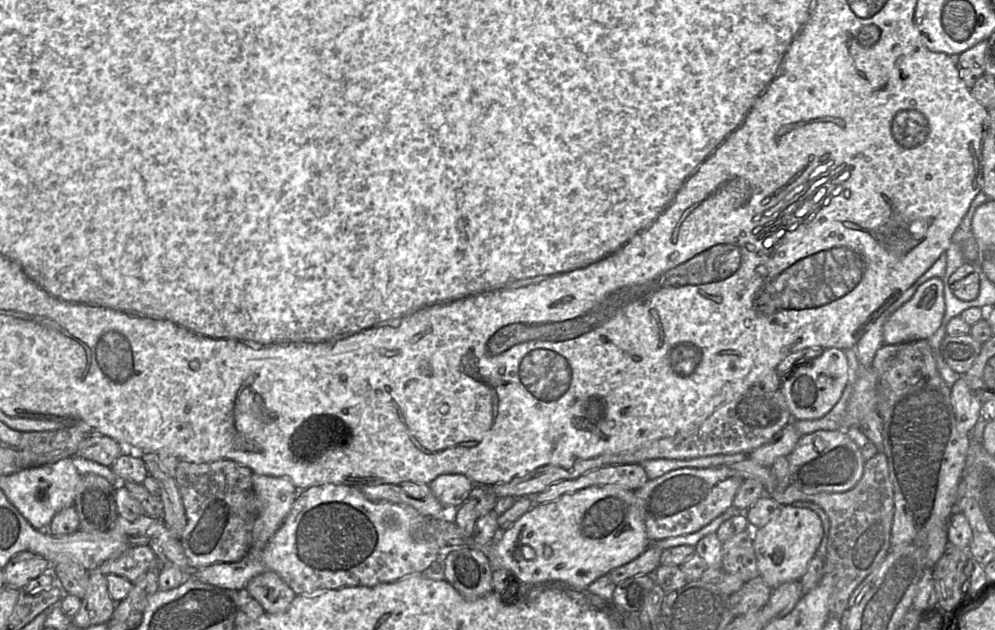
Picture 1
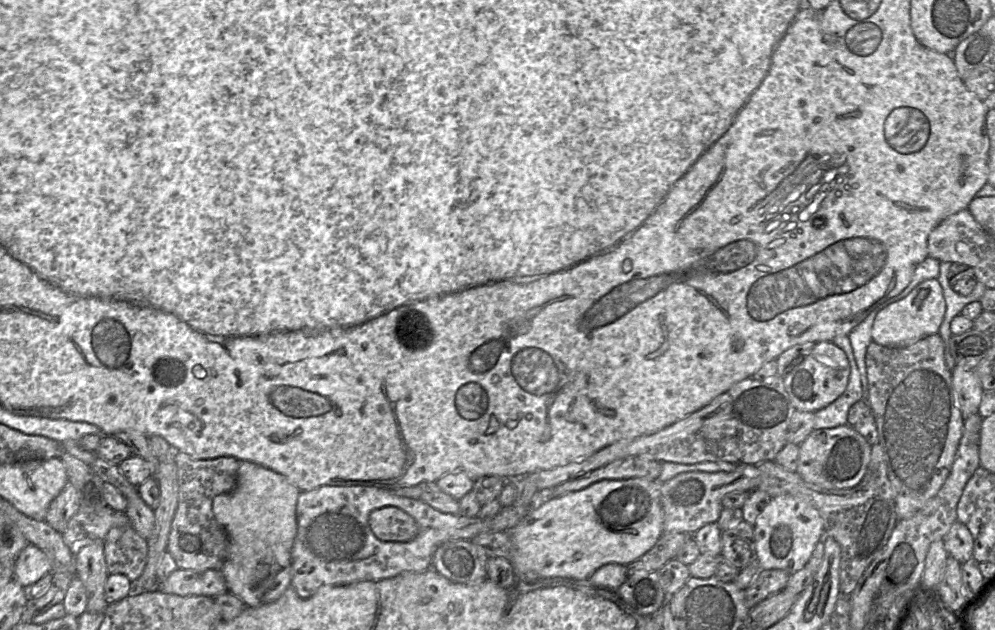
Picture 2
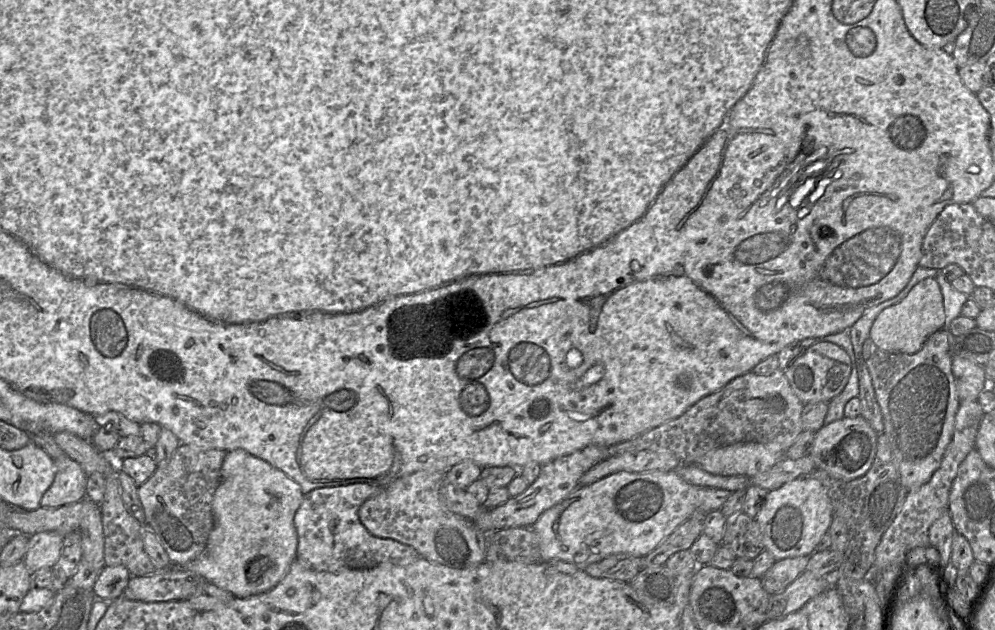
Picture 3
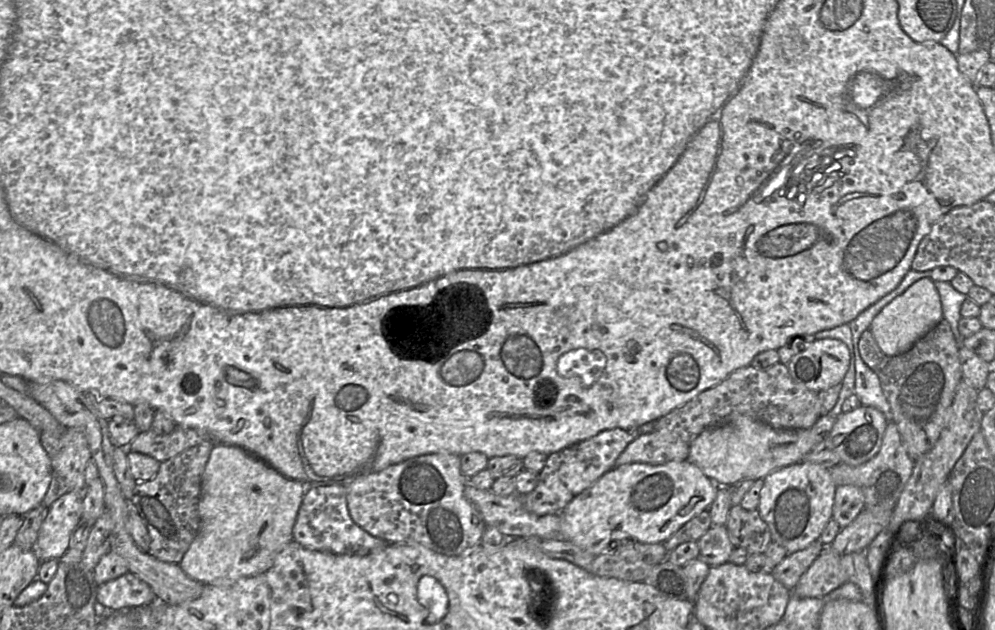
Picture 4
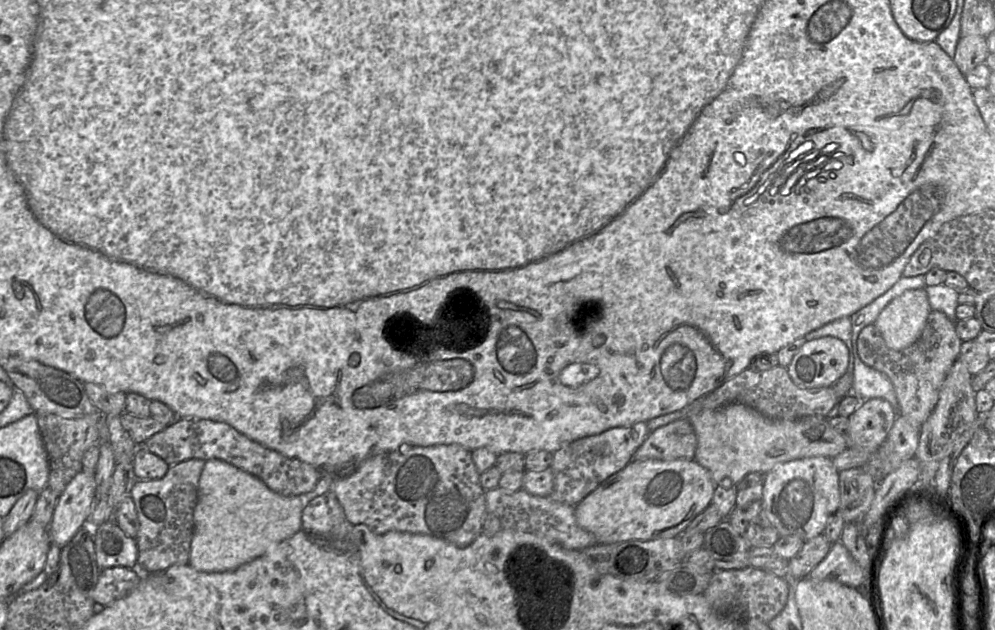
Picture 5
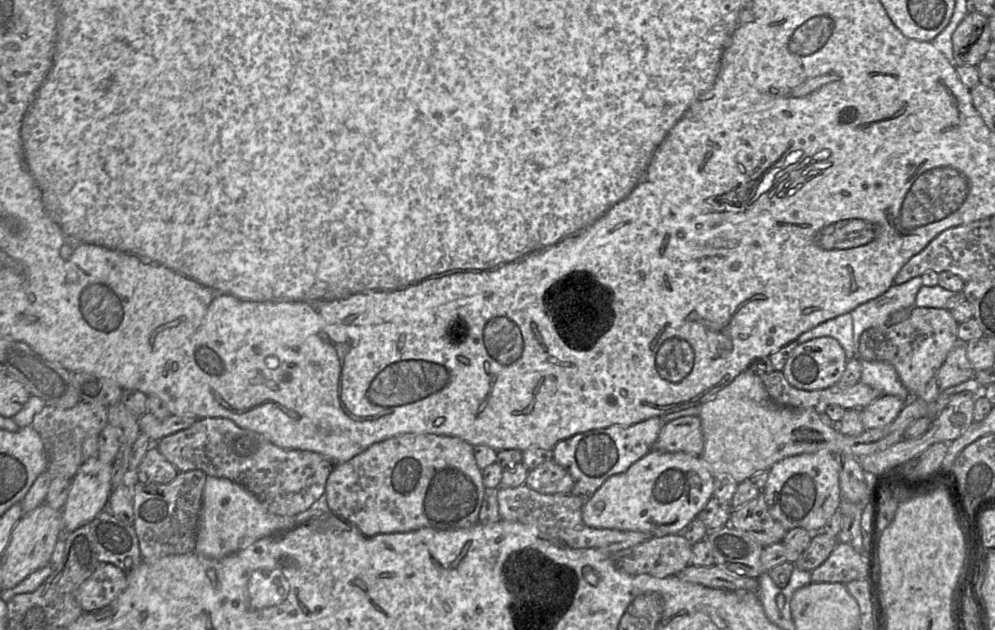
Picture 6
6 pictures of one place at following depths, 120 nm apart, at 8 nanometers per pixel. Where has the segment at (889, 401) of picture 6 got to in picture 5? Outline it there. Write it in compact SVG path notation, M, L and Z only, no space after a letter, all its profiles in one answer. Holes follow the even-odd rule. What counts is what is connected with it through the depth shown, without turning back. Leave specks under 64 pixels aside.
M881 398L861 401L849 418L848 447L874 453L885 441L899 412Z

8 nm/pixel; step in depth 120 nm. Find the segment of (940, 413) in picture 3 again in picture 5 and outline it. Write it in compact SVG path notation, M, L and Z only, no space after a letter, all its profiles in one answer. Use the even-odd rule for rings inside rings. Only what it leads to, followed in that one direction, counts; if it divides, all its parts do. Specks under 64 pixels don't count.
M931 310L920 338L906 349L890 349L875 324L870 324L859 333L857 352L867 366L889 378L897 396L899 414L913 427L921 429L938 402L943 382L959 358L962 342L955 324L943 312Z

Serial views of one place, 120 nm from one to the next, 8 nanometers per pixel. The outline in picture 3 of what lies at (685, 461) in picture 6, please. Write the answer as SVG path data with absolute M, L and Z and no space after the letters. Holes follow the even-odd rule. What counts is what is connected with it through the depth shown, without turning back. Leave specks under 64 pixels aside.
M675 470L669 472L649 471L649 472L627 472L620 471L610 474L594 483L579 486L567 498L546 510L531 527L540 540L541 561L563 561L574 564L579 570L585 569L589 564L598 562L613 554L627 554L634 557L644 557L659 546L678 526L690 519L693 514L703 512L708 514L711 511L720 510L729 498L731 492L728 490L697 486L685 482Z

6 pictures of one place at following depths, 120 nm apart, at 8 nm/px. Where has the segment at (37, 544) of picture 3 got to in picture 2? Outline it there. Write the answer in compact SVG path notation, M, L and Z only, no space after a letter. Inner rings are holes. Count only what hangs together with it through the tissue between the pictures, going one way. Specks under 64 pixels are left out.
M31 543L15 558L14 579L25 589L50 573L50 560L42 550Z

